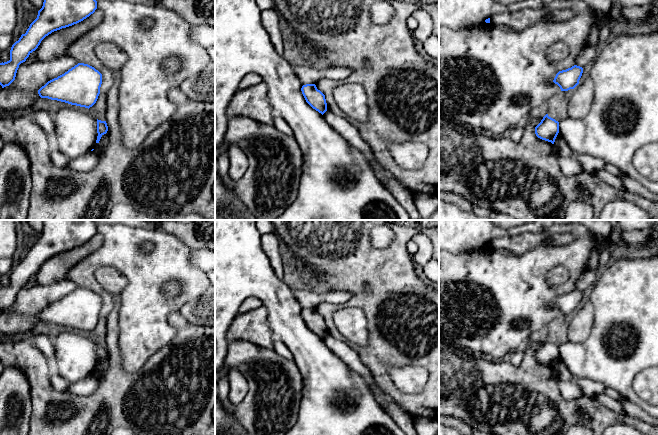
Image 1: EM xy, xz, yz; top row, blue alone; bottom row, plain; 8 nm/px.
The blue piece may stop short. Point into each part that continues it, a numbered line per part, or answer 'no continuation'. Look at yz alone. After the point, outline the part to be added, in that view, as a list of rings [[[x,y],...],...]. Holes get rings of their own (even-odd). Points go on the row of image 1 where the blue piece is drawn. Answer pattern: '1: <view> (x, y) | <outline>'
no continuation

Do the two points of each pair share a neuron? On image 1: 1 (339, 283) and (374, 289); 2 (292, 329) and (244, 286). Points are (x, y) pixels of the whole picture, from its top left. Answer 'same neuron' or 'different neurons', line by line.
1: same neuron
2: same neuron

